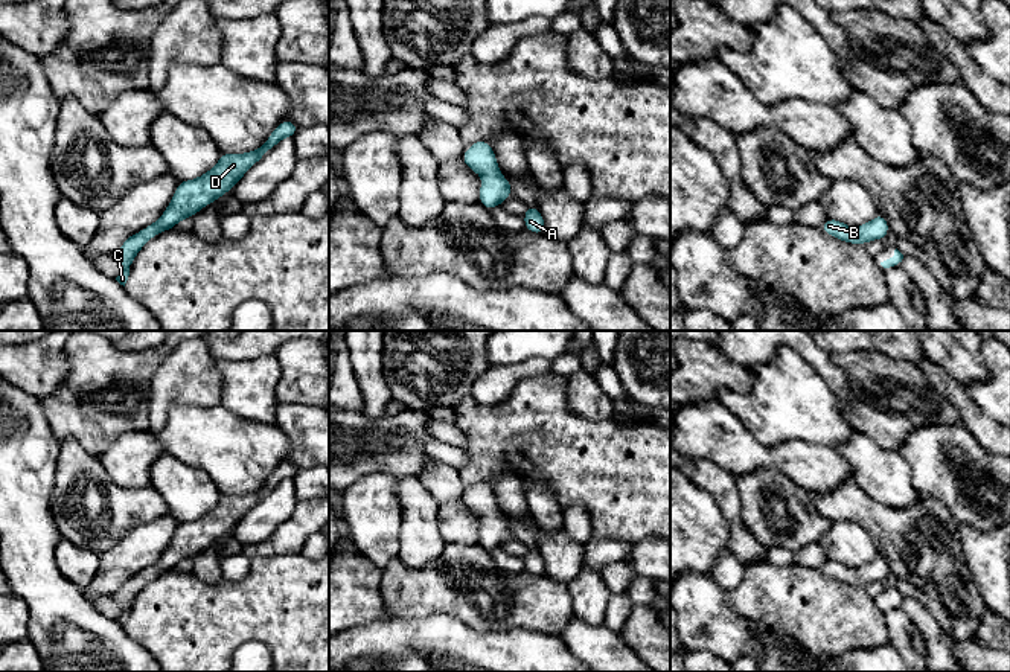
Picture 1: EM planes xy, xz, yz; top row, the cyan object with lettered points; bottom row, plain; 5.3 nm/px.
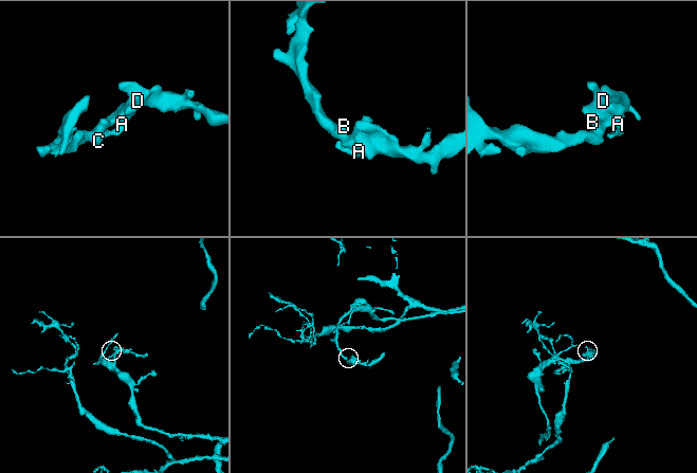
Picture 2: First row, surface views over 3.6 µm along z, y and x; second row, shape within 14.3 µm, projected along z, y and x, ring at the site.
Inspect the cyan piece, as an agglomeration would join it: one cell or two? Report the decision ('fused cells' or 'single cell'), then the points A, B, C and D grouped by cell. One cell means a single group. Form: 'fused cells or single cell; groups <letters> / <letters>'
single cell; groups A B C D

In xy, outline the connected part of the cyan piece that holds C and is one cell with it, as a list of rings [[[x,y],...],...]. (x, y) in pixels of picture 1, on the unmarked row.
[[[283,462],[257,491],[242,495],[221,494],[218,504],[210,512],[193,521],[180,523],[160,561],[128,578],[114,594],[113,599],[125,606],[116,622],[125,628],[134,599],[151,579],[174,570],[181,561],[192,559],[197,553],[225,536],[271,489],[280,482],[292,478],[297,469],[294,463]]]

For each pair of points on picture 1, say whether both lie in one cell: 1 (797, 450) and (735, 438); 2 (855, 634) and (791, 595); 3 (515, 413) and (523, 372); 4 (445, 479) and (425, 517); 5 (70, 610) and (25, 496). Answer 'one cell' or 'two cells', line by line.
1: one cell
2: one cell
3: two cells
4: two cells
5: one cell

